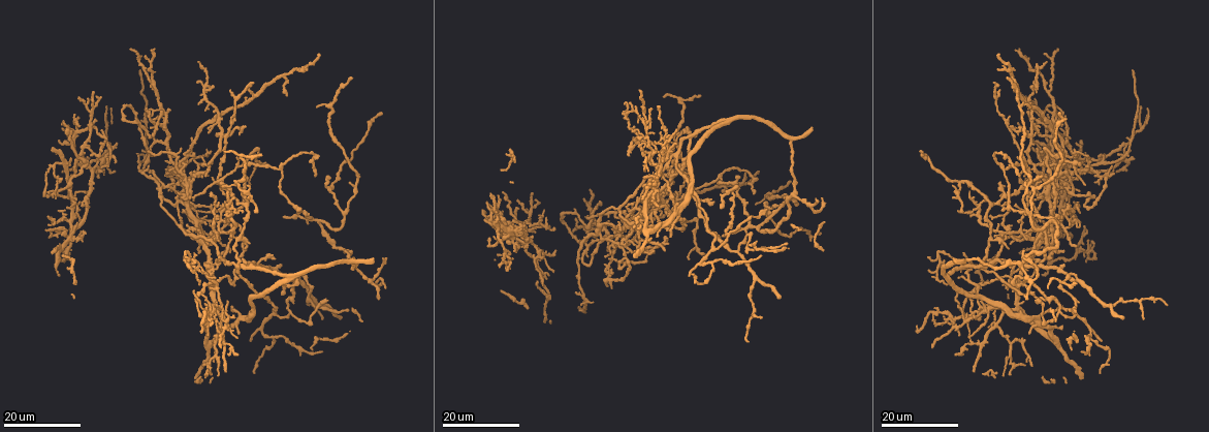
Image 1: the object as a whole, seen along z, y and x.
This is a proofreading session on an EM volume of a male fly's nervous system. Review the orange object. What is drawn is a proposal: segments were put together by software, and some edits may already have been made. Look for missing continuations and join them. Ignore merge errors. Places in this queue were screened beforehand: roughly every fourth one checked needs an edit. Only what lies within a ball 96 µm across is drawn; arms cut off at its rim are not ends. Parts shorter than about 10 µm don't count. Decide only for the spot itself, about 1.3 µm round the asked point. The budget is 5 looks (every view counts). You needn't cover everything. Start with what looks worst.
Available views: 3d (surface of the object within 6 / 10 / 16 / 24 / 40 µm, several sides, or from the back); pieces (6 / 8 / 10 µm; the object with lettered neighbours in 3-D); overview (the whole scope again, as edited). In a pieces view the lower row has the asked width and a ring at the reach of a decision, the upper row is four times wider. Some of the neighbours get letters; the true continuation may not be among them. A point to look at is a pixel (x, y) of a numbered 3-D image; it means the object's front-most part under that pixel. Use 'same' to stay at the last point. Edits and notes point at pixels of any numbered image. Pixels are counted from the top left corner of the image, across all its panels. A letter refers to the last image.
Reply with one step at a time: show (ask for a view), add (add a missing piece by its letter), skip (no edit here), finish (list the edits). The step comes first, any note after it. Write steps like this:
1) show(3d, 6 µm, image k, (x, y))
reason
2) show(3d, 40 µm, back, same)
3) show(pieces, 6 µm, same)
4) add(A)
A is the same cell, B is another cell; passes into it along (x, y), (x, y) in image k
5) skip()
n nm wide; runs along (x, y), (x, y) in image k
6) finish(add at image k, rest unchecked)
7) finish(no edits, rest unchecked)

show(3d, 16 µm, image 1, (283, 216))
an open end

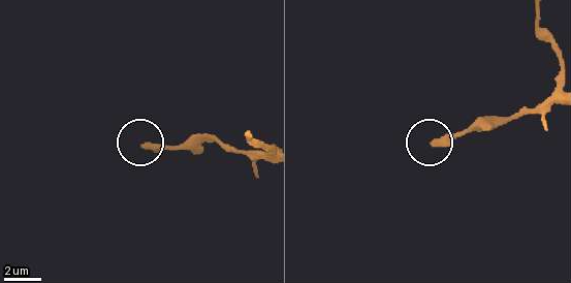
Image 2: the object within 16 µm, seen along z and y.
show(pieces, 10 µm, image 2, (436, 144))

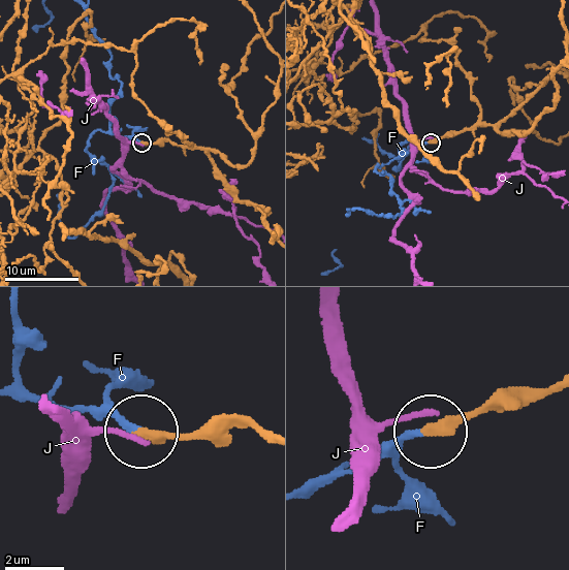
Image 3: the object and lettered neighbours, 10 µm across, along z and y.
add(F)
360 nm wide; F is the same cell, J is another cell; passes into it along (159, 140), (112, 129), (109, 103), (121, 84), (109, 62) in image 3; it goes on there

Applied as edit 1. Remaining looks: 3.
show(3d, 24 µm, image 1, (663, 250))

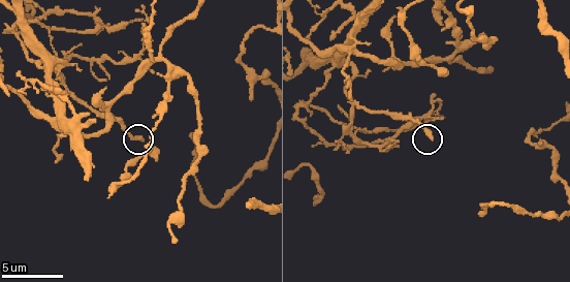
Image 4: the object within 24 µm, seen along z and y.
show(pieces, 6 µm, image 4, (142, 141))

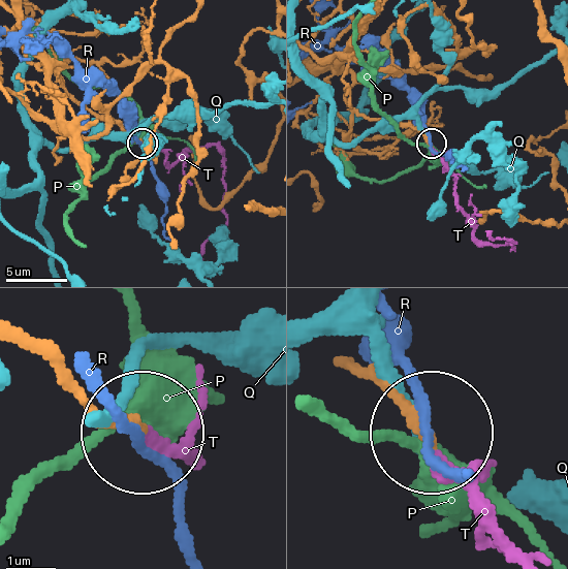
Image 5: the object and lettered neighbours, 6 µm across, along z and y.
add(T)
T is the same cell, P, Q and R are other cells; passes into it along (339, 364), (392, 405), (504, 552) in image 5; it goes on there

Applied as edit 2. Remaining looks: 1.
finish(add at image 3, add at image 5, rest unchecked)

